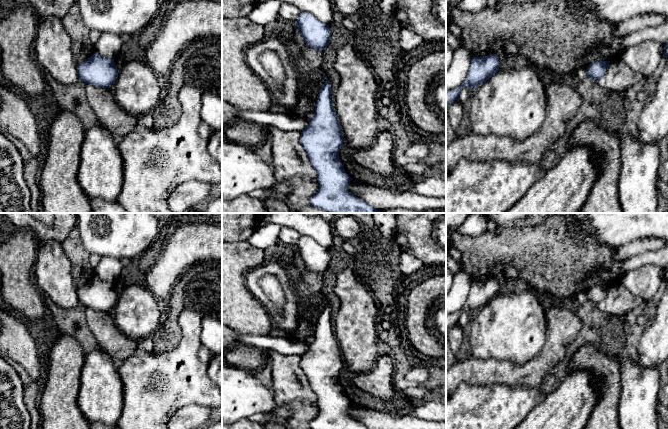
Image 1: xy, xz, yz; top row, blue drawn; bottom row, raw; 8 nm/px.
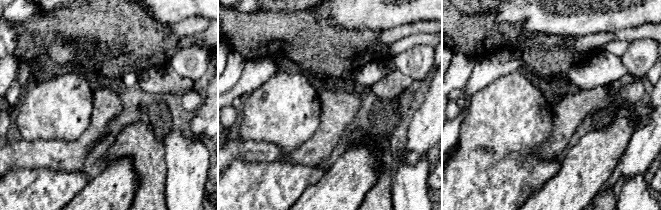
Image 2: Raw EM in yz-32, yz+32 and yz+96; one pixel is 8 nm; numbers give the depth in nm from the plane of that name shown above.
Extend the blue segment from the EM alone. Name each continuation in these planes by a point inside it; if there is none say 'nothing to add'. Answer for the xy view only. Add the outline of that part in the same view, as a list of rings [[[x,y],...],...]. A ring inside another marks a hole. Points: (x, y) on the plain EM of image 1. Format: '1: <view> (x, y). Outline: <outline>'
nothing to add

